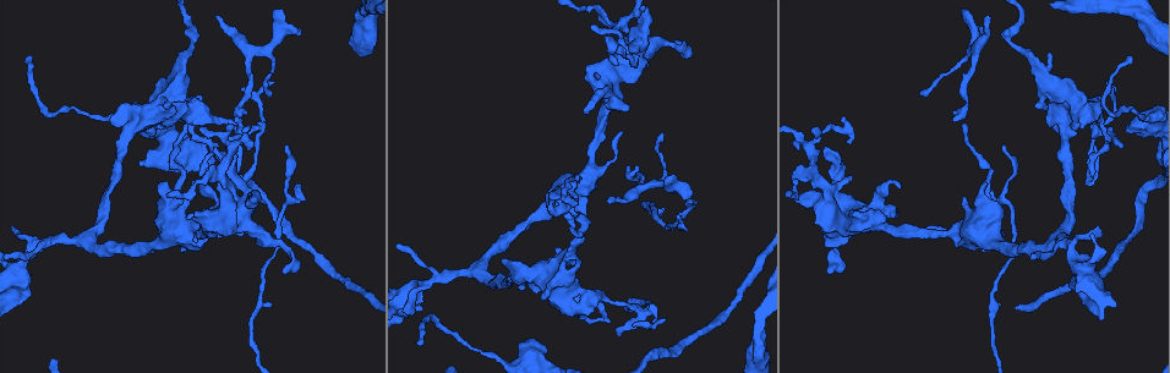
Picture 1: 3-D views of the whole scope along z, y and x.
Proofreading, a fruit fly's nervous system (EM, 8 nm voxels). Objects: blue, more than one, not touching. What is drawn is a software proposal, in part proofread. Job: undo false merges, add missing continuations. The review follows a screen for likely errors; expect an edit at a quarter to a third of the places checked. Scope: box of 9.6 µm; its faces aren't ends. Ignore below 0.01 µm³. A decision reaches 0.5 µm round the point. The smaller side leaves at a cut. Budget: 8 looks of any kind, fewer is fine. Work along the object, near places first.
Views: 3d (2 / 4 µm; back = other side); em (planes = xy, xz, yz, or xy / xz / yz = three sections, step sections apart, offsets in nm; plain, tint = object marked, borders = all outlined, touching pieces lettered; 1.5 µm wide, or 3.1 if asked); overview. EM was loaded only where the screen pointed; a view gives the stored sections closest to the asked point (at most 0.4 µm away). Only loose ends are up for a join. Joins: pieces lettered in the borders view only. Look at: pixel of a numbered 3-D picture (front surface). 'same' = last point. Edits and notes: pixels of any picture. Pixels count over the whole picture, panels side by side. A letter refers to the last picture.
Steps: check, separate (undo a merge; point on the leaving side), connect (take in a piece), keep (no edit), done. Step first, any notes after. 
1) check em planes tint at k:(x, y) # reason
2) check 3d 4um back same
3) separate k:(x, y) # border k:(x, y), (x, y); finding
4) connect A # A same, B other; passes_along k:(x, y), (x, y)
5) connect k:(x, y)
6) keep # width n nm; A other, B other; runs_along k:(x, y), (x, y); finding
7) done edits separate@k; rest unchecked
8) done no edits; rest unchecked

check em planes borders at 1:(920, 95) # tapers out

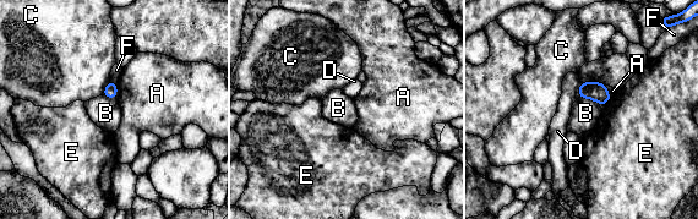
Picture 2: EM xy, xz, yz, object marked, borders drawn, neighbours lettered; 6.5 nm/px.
keep # A other, B other, C other, D other, E other, F other; none of them fits

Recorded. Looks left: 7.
check em planes borders at 1:(610, 200) # branch stops here

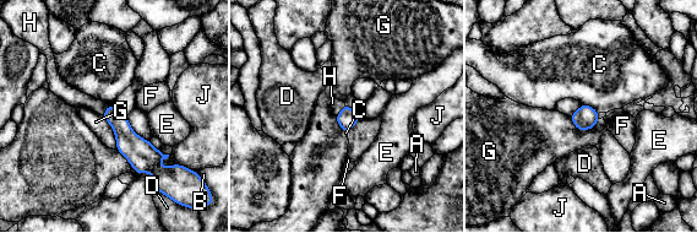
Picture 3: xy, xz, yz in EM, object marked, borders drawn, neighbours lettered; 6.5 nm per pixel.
connect H # longest_contact D 220 nm; A other, B other, C other, D other, E other, F other, G other, H same, J other; passes_along 3:(347, 119), (342, 109), (337, 106); the cell continues

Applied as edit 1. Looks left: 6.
check em planes borders at 1:(642, 309) # a narrow waist

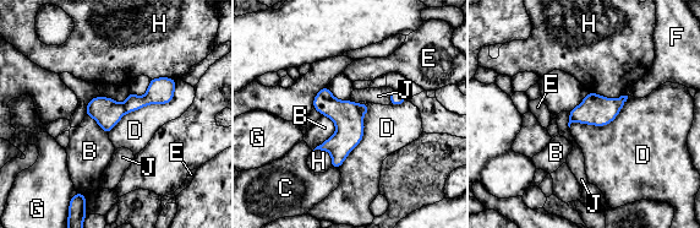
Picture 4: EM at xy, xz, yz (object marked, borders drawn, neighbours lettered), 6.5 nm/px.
separate 4:(158, 92) # width 180 nm; B other, C other, D other, E other, F other, G other, H other, J other; border 4:(122, 104), (126, 112); two cells meet here

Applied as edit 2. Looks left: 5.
done edits connect@3, separate@4; rest unchecked

